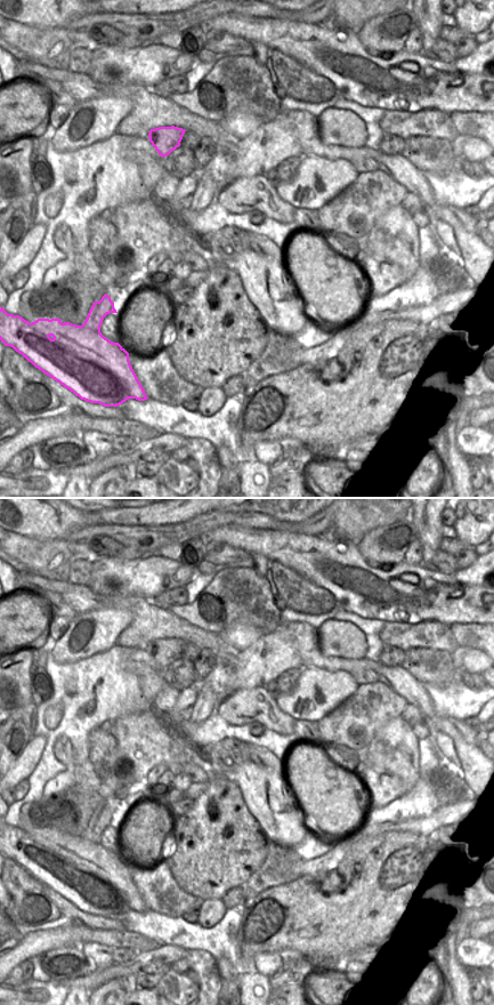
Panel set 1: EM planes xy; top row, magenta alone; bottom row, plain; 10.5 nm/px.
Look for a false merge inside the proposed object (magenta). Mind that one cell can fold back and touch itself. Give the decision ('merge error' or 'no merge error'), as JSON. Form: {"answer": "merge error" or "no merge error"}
{"answer": "merge error"}

